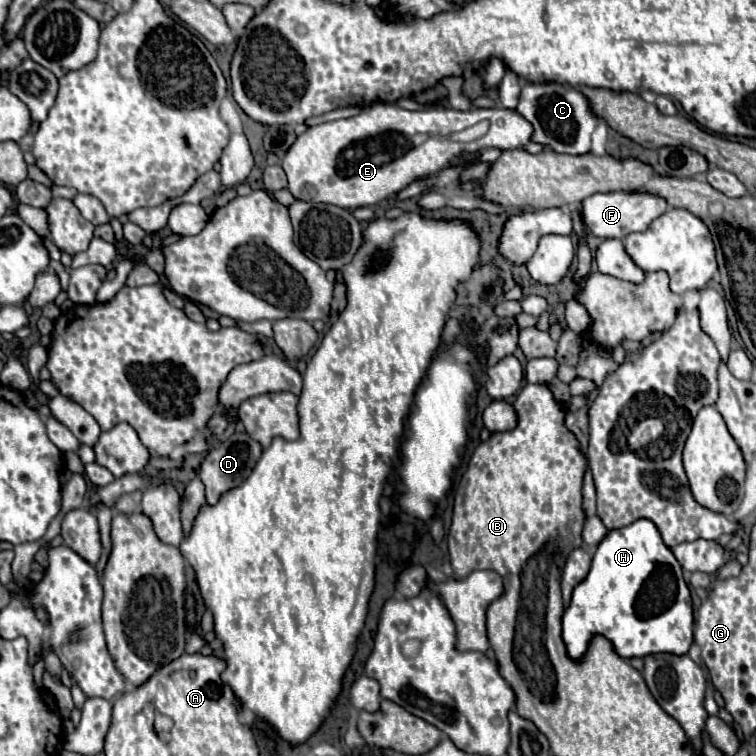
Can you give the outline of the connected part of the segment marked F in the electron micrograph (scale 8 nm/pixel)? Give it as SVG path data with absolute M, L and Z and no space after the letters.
M612 191L612 193L594 193L590 197L586 197L580 203L580 213L582 213L582 221L588 229L590 235L600 237L600 239L624 239L628 233L634 231L646 231L648 225L660 217L662 213L666 213L668 205L666 201L662 201L662 197L658 195L650 195L650 193L626 193L626 191Z

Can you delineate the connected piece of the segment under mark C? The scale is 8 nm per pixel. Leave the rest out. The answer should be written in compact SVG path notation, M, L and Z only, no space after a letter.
M524 83L518 113L534 125L532 141L570 155L584 155L590 151L590 135L600 121L594 113L590 113L586 97L582 97L578 89L562 83Z

